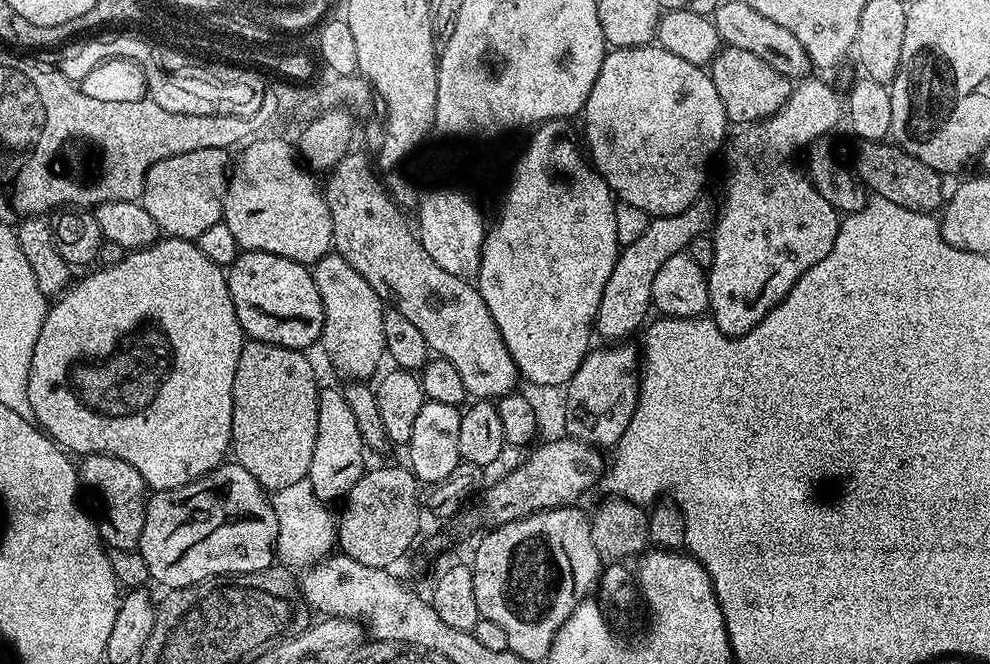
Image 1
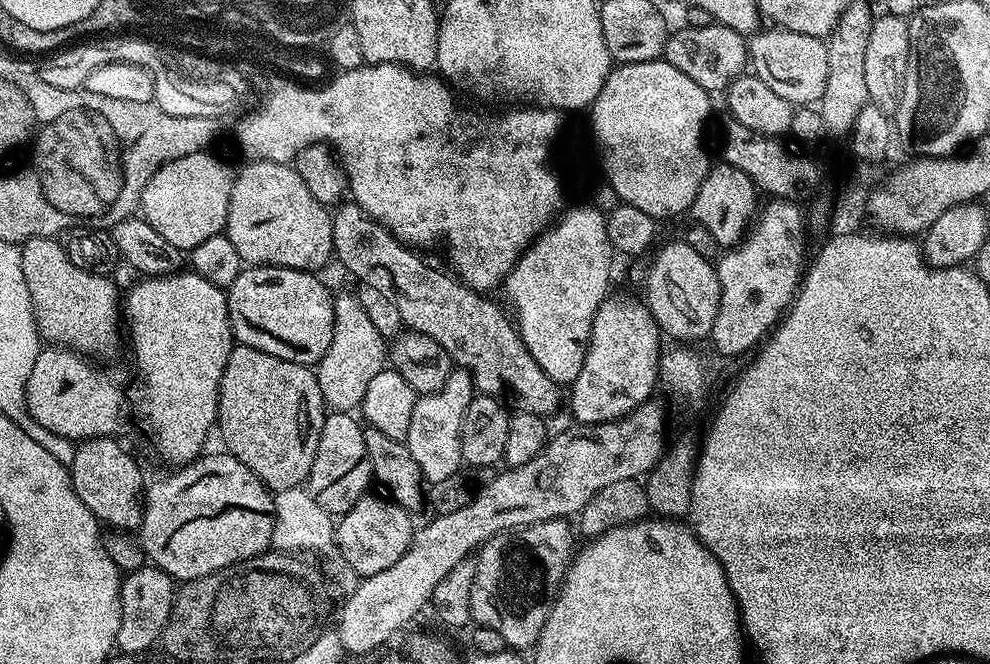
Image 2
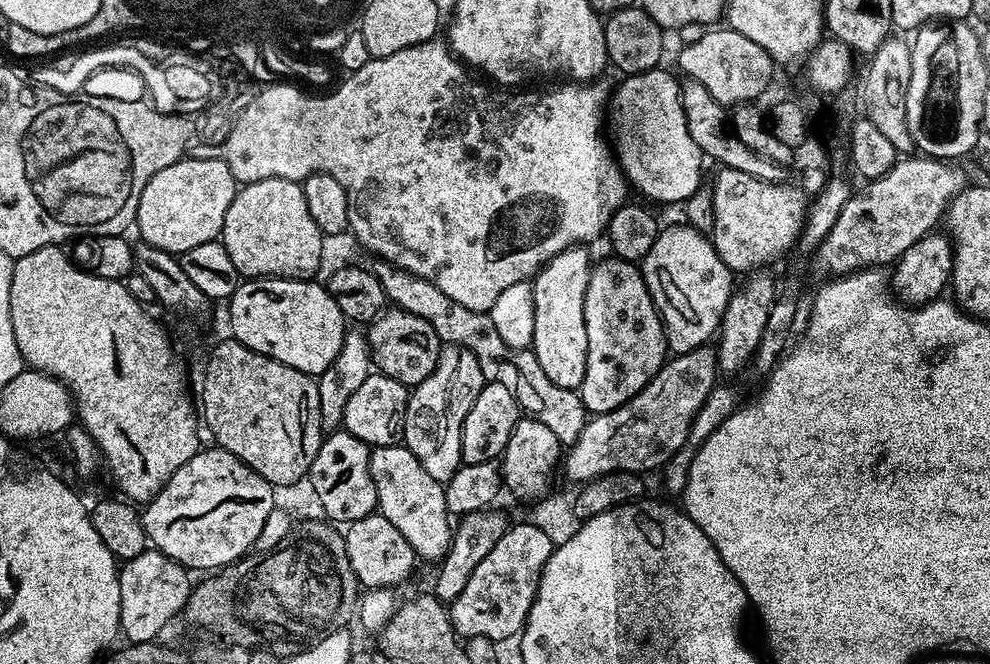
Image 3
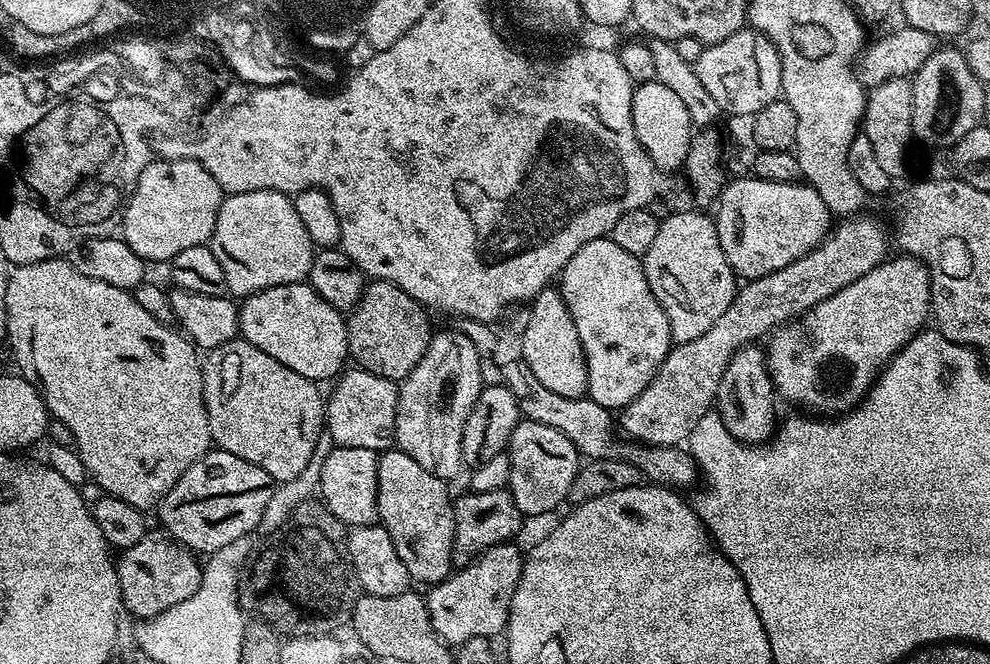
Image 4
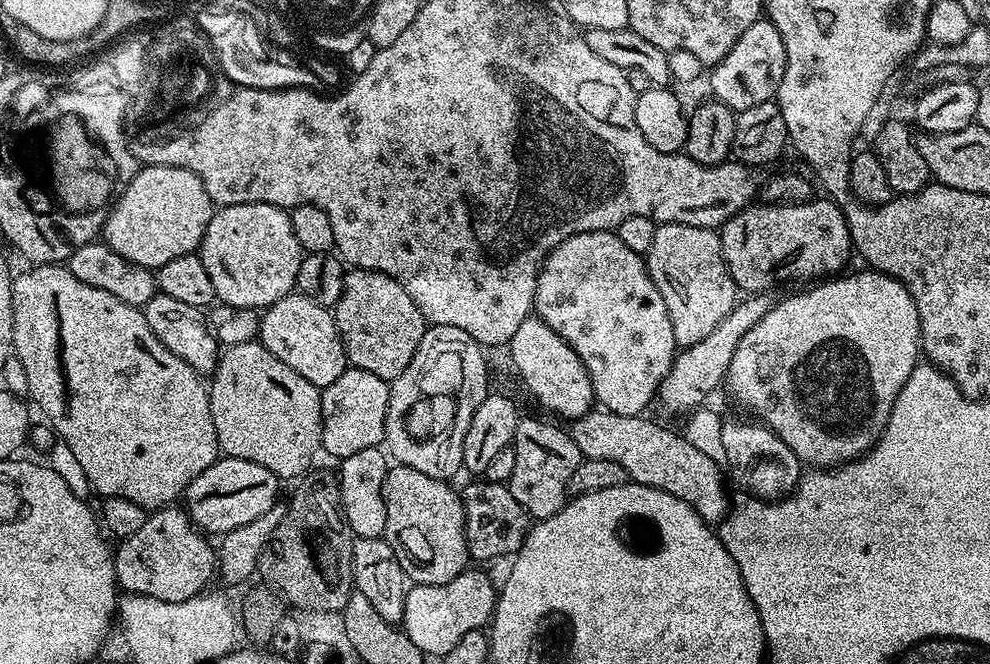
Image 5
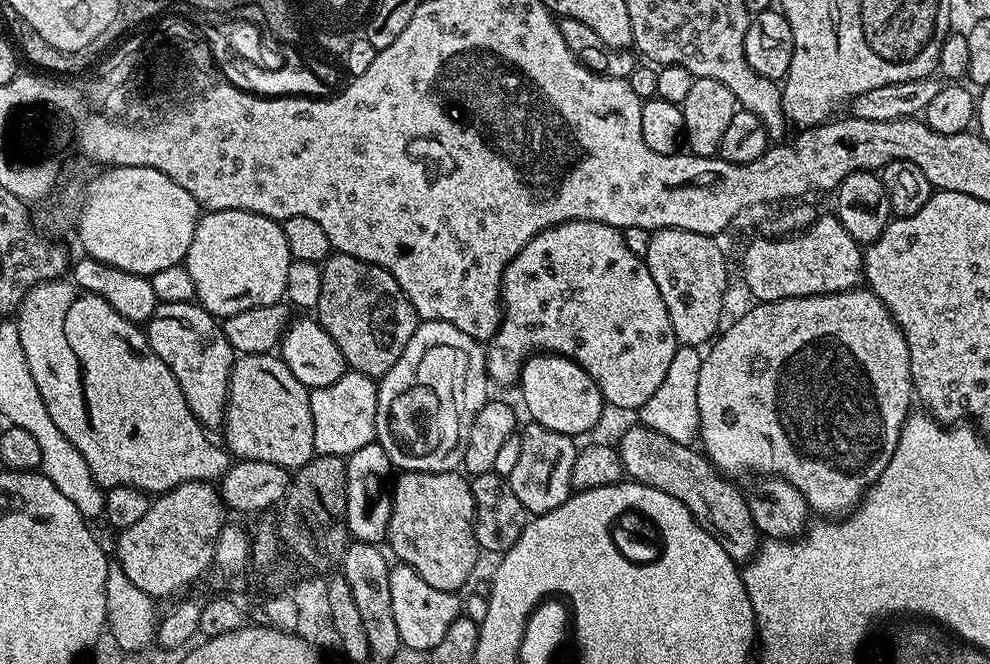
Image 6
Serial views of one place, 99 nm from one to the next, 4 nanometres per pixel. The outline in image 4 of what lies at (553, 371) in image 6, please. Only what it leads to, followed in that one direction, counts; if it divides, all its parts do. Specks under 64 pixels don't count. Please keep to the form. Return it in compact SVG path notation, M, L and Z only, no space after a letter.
M552 286L543 288L543 290L532 299L529 308L532 309L528 312L528 321L524 324L524 333L520 336L520 352L524 355L524 361L522 361L523 367L528 368L530 374L534 374L534 378L538 378L538 382L542 382L542 386L546 386L546 390L554 390L554 394L562 394L562 398L579 398L579 396L585 395L588 391L588 367L586 366L586 358L582 350L582 342L578 338L578 326L574 326L574 318L570 318L570 310L566 306L564 299L560 296L559 291Z

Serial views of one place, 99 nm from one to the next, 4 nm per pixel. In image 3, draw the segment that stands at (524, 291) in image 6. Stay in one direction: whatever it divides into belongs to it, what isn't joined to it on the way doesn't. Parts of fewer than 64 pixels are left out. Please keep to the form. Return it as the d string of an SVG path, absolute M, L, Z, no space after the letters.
M597 259L586 286L586 374L578 389L589 413L609 412L638 394L658 374L666 359L664 321L656 311L644 273L631 260Z

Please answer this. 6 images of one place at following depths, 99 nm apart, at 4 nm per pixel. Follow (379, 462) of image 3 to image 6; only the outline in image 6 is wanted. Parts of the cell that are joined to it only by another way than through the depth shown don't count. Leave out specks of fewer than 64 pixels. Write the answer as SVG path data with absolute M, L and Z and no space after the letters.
M401 471L399 475L391 485L392 513L386 541L387 547L392 547L391 555L396 555L399 563L409 564L434 590L459 593L476 568L478 553L471 483L459 471Z

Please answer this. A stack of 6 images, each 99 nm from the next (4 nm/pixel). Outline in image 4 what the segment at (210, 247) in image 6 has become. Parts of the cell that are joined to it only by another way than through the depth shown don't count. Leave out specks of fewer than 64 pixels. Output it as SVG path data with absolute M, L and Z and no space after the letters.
M250 190L225 195L220 202L210 247L214 258L218 258L218 263L222 265L222 271L226 274L228 292L236 298L252 296L270 286L307 281L314 255L312 239L310 234L306 234L306 226L302 226L302 218L298 218L293 197L287 192L274 190Z

